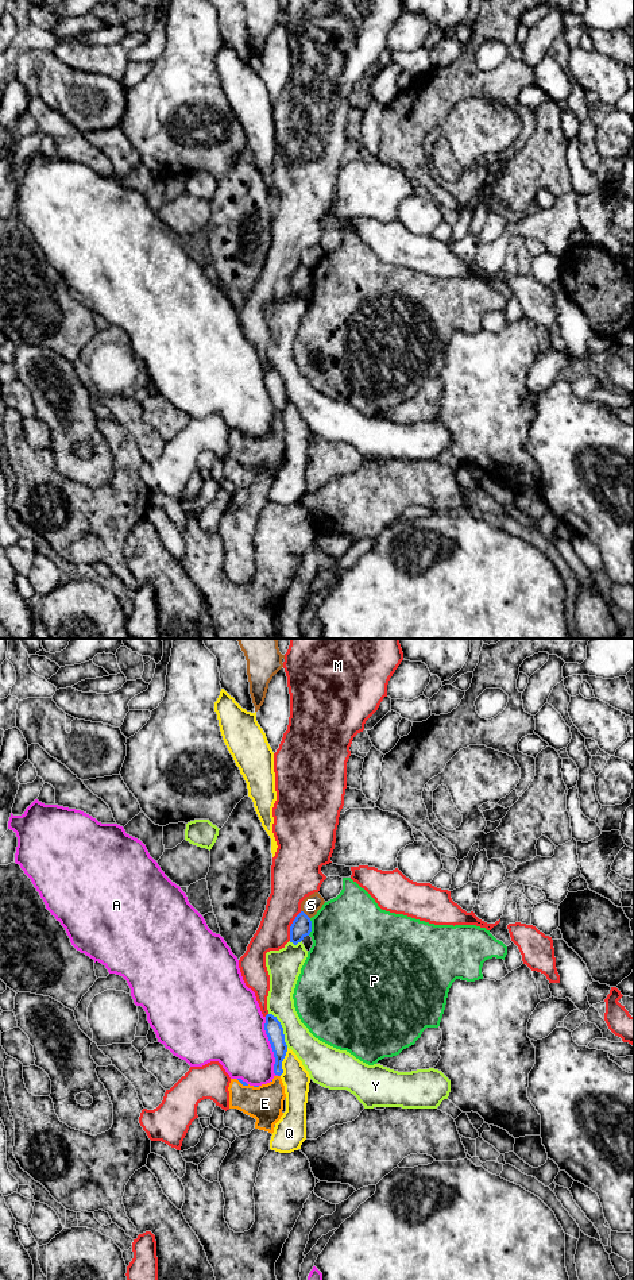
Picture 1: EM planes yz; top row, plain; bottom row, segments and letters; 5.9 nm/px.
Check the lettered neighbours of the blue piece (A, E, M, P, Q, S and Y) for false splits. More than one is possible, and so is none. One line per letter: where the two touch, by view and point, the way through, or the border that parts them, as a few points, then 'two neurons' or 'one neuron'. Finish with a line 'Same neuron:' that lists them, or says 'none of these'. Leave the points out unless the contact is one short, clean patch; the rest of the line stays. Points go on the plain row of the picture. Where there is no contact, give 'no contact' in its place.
A: yz (271, 398) | two neurons
E: yz (243, 436) | across yz (240, 432), (243, 436), (265, 455) | one neuron
M: yz (290, 278) | two neurons
P: yz (310, 278) | two neurons
Q: yz (282, 412) | two neurons
S: yz (305, 266) | along yz (301, 262), (309, 270) | two neurons
Y: yz (282, 381) | two neurons
Same neuron: E

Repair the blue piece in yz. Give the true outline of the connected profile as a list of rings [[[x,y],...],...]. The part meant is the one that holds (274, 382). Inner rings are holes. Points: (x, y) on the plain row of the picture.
[[[267,366],[264,382],[268,389],[268,393],[271,396],[274,409],[275,409],[274,425],[281,428],[283,425],[282,413],[287,404],[283,379],[282,379],[281,374],[277,371],[277,369],[274,369],[272,366]]]

